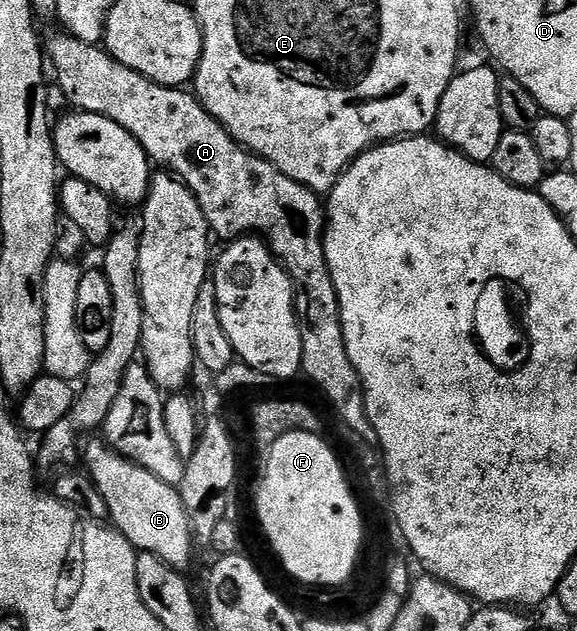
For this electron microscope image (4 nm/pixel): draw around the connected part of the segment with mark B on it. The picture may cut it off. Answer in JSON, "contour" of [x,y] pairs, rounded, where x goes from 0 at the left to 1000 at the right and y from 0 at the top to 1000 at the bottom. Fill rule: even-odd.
{"contour":[[[184,697],[149,700],[140,718],[142,735],[163,762],[182,803],[189,803],[189,826],[206,846],[241,876],[263,876],[303,902],[322,903],[331,889],[334,853],[331,830],[310,788],[308,773],[288,769],[277,756],[251,746],[243,737],[201,718]]]}

